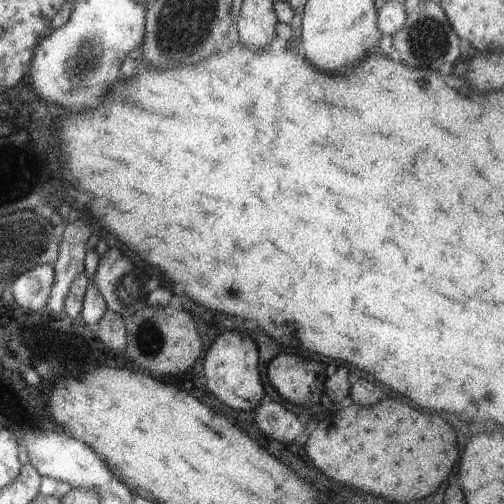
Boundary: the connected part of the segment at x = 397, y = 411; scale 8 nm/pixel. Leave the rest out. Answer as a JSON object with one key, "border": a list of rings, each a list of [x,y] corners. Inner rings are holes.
{"border":[[[383,398],[369,408],[351,404],[333,416],[325,416],[321,422],[317,422],[315,428],[310,426],[305,440],[305,456],[319,472],[323,472],[327,478],[331,476],[333,482],[365,494],[381,496],[389,502],[411,502],[433,494],[445,482],[455,466],[457,448],[453,428],[439,416],[419,412],[397,398]]]}

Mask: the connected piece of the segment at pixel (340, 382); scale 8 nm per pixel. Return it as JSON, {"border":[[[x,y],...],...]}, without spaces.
{"border":[[[281,351],[274,356],[266,364],[267,380],[269,384],[278,392],[281,398],[293,402],[293,404],[301,404],[301,406],[313,406],[319,400],[327,402],[327,398],[337,404],[341,402],[343,396],[347,396],[349,390],[349,382],[347,382],[347,370],[343,366],[339,366],[333,374],[326,376],[323,374],[323,364],[315,362],[315,360],[307,360],[303,356],[295,356],[295,354],[287,354]]]}

